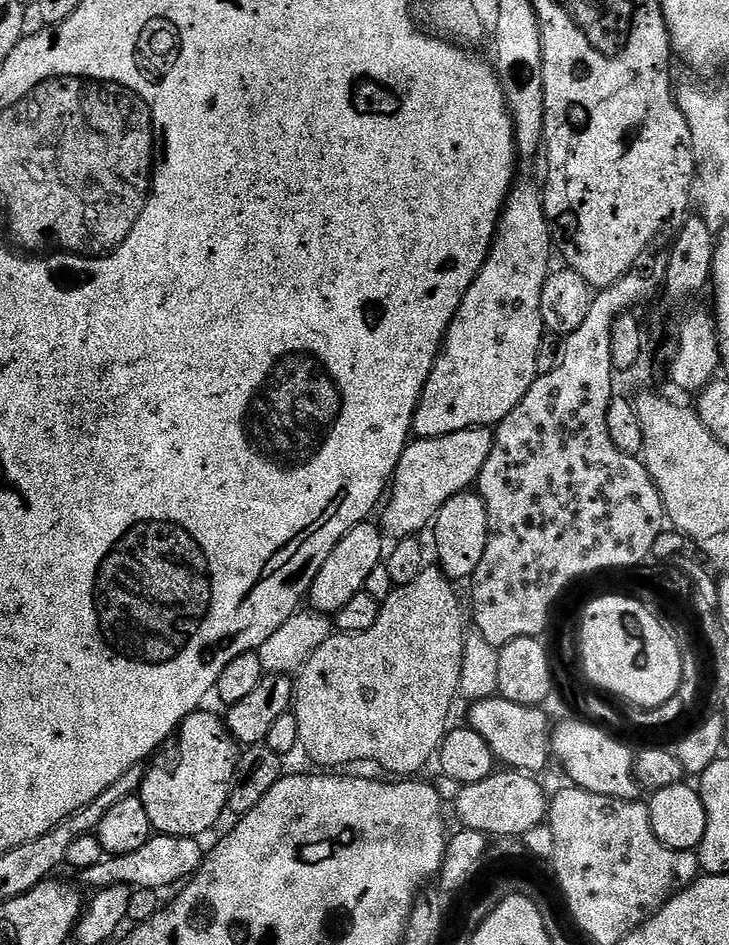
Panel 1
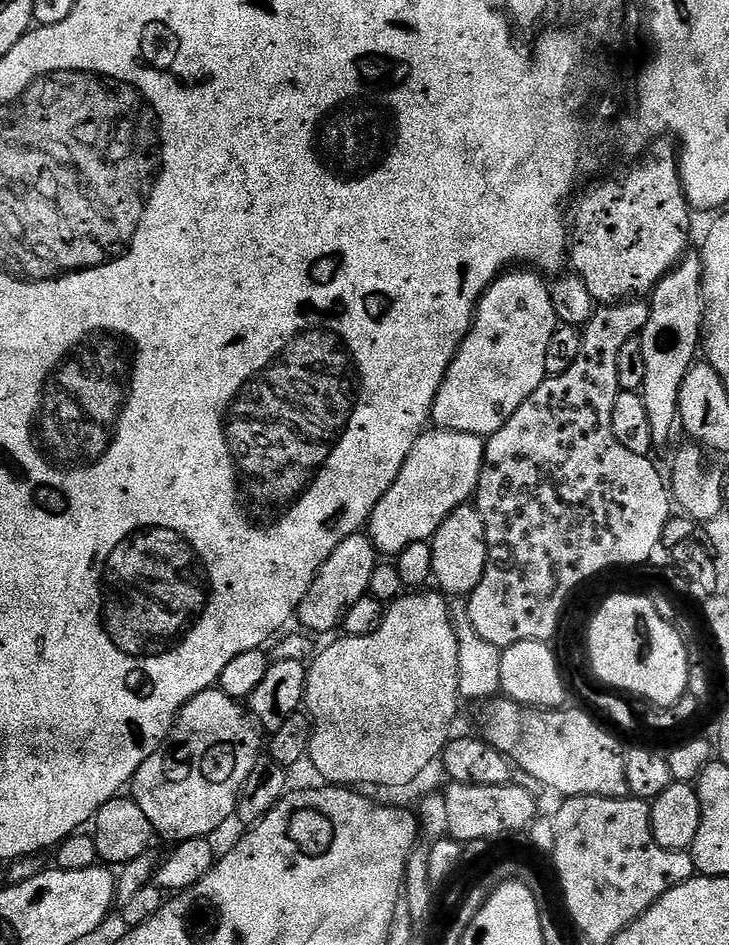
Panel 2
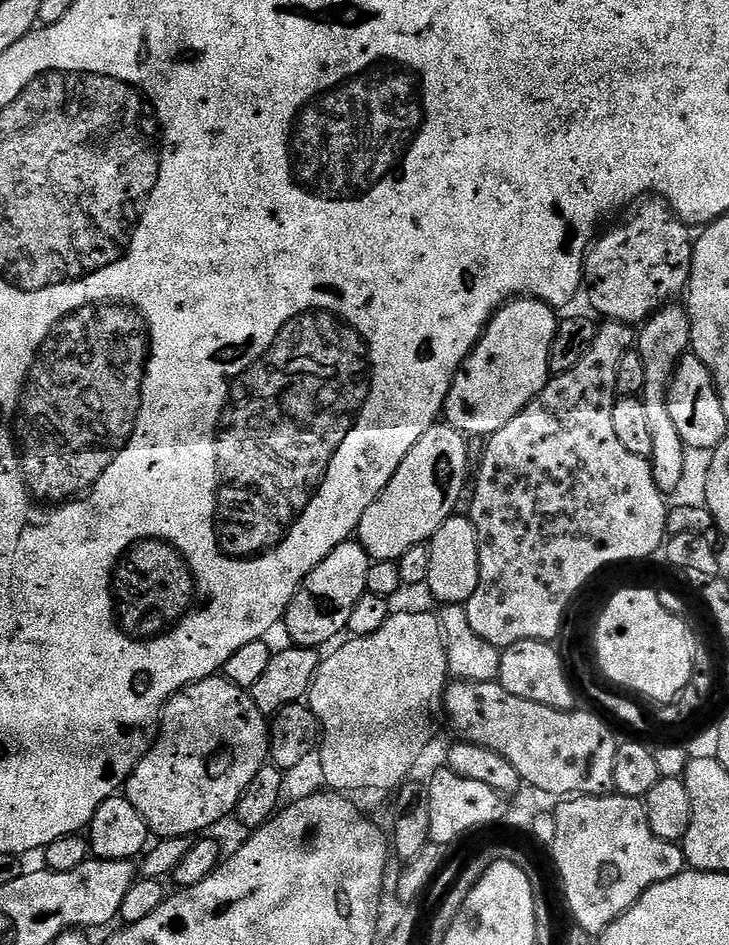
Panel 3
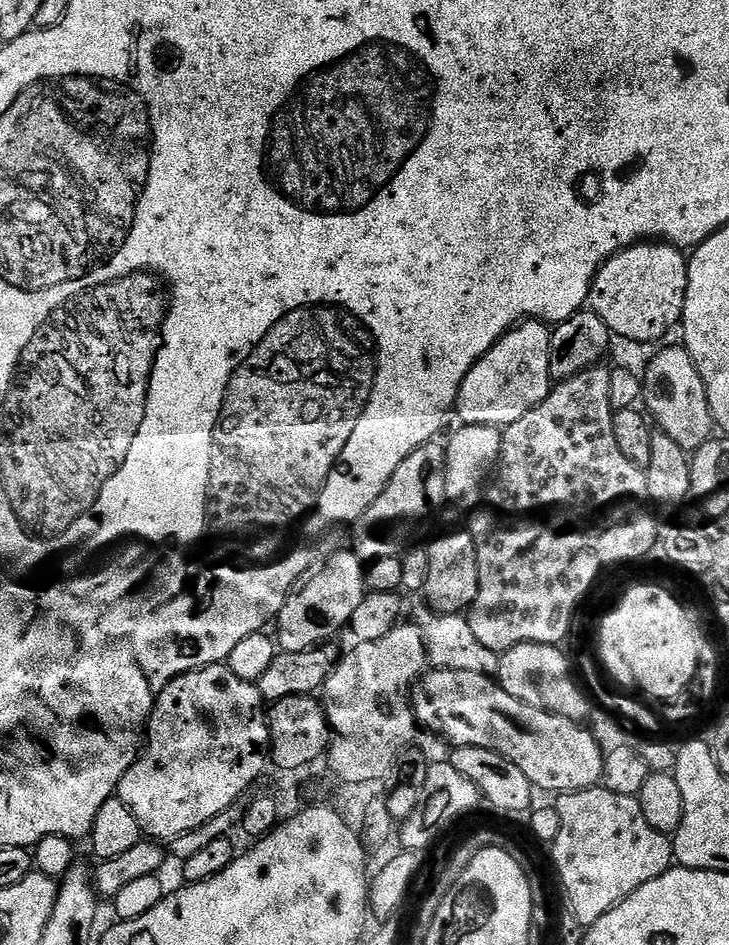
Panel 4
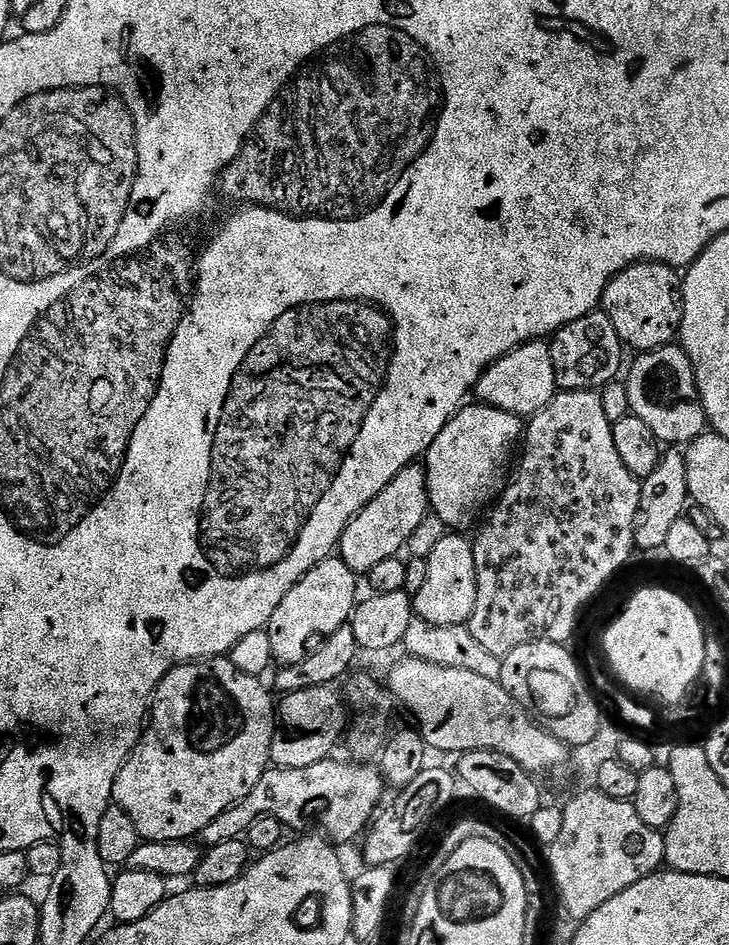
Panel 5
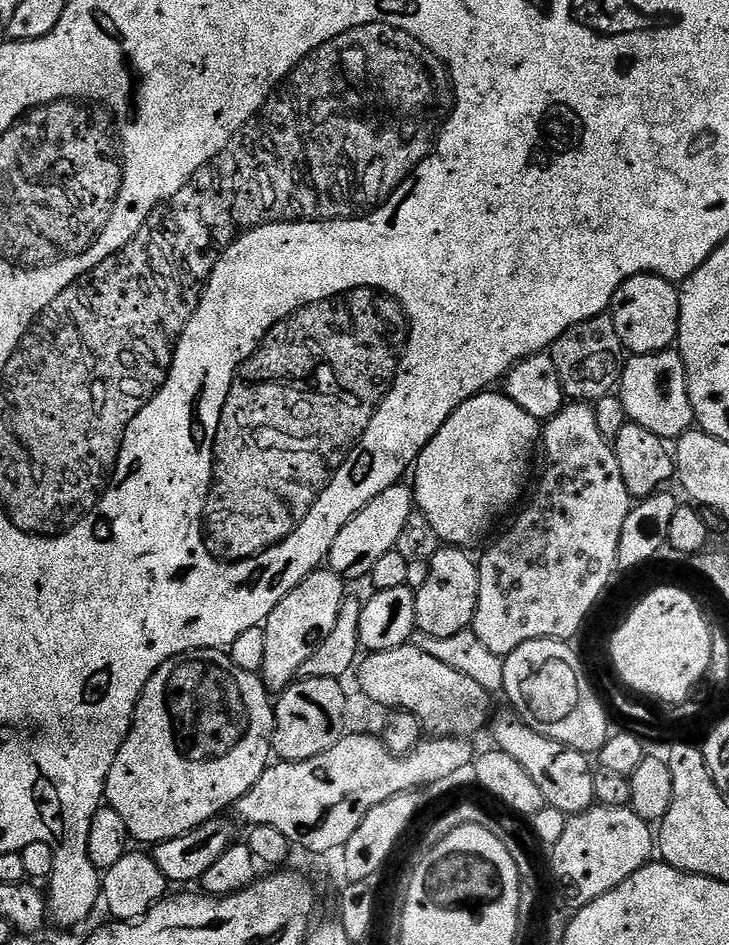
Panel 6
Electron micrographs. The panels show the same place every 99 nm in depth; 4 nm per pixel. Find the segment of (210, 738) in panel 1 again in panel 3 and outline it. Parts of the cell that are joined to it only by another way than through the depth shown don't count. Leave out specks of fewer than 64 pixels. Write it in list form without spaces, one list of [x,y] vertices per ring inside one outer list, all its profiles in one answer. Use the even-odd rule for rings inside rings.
[[[223,675],[208,676],[188,684],[176,693],[164,708],[156,743],[138,762],[126,785],[130,806],[142,814],[153,837],[190,836],[204,834],[211,824],[223,816],[231,817],[246,786],[254,782],[254,774],[270,760],[270,724],[252,701],[251,691],[239,688]]]

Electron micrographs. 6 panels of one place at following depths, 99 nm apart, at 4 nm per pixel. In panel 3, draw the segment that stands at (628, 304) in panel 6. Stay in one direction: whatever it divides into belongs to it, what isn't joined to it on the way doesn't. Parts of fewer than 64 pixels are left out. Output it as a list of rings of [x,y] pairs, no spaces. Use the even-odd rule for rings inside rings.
[[[652,202],[641,203],[625,224],[610,229],[605,236],[603,233],[584,259],[586,296],[588,292],[588,300],[597,312],[595,315],[604,316],[600,318],[605,321],[643,325],[687,289],[692,273],[693,233],[688,233],[691,232],[689,225],[676,219],[667,204],[648,203]]]

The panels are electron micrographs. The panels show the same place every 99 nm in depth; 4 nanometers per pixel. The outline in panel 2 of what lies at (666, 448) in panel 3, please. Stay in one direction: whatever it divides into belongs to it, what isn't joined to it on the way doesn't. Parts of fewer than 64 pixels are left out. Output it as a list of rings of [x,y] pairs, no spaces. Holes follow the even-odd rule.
[[[689,251],[660,279],[650,293],[650,318],[639,334],[642,359],[646,362],[646,378],[642,395],[646,402],[646,414],[650,414],[650,430],[653,445],[660,446],[672,436],[672,427],[678,424],[680,387],[682,378],[697,363],[702,348],[704,323],[704,295],[702,294],[702,270],[700,252]]]

